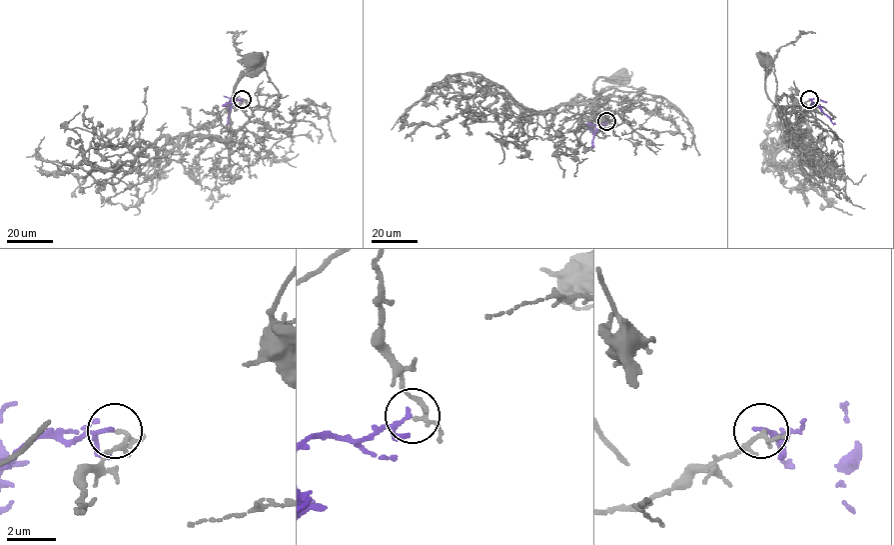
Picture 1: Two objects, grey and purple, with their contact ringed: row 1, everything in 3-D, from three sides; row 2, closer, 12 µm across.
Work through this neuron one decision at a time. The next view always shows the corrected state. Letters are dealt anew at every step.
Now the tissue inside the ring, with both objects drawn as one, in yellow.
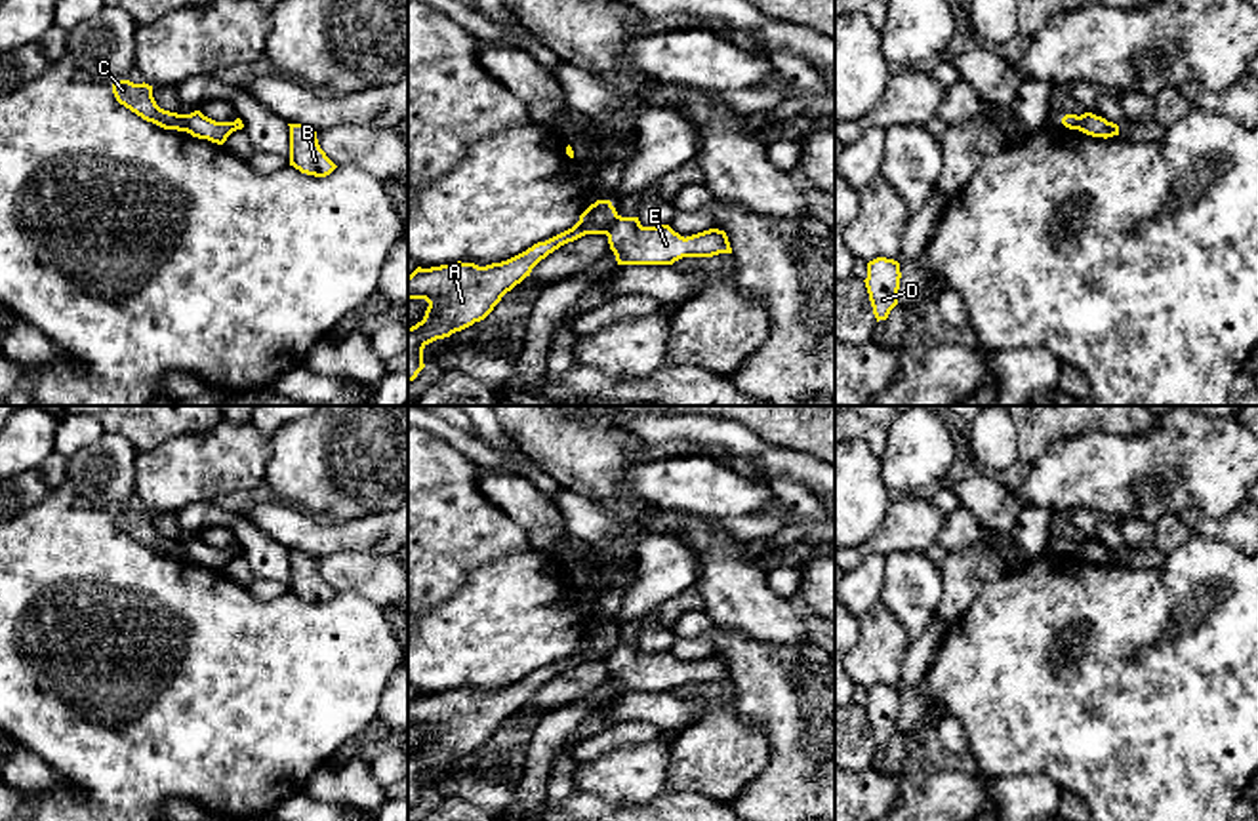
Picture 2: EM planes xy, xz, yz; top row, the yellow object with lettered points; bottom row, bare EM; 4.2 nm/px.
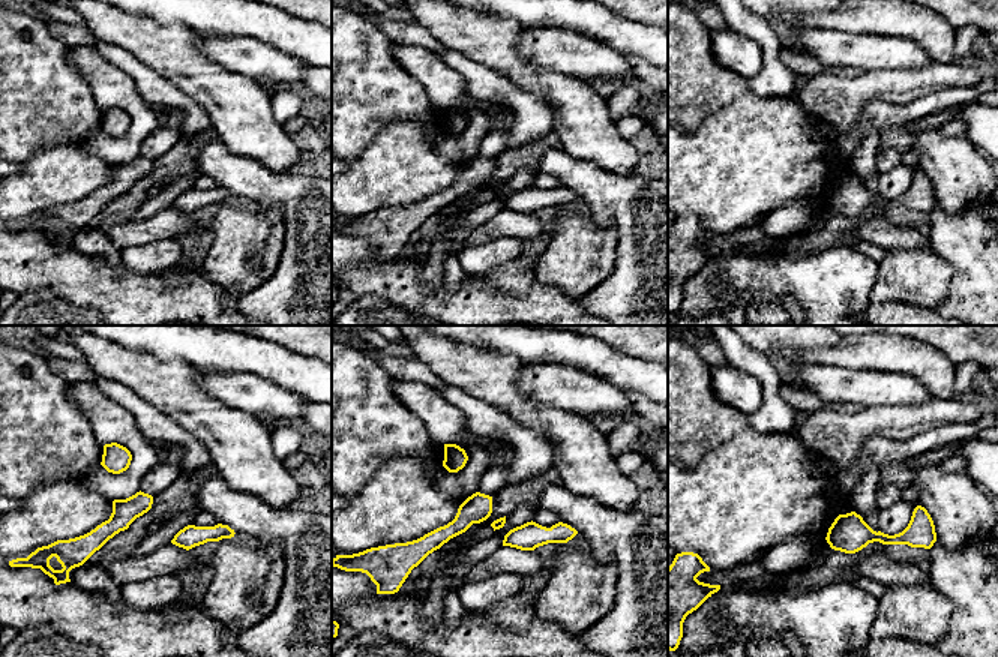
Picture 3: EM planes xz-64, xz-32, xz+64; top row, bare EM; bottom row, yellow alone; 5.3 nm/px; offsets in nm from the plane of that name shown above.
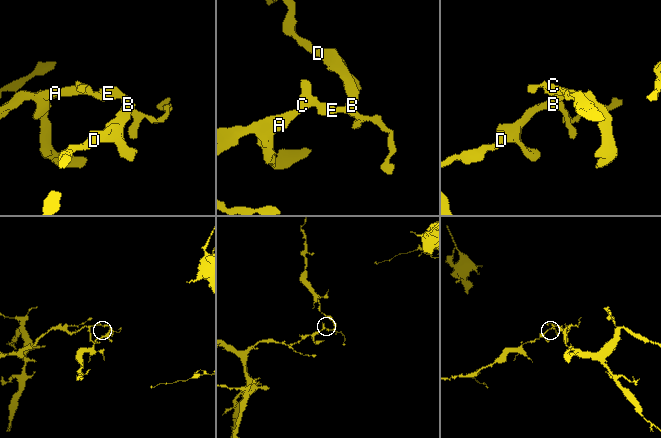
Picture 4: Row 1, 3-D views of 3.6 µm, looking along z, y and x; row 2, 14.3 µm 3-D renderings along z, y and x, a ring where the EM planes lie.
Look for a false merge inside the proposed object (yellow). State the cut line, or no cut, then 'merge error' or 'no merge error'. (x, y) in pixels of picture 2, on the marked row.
cut xz (618, 216), (605, 233); merge error

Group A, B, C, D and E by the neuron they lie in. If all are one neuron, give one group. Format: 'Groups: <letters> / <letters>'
Groups: A C / B D E

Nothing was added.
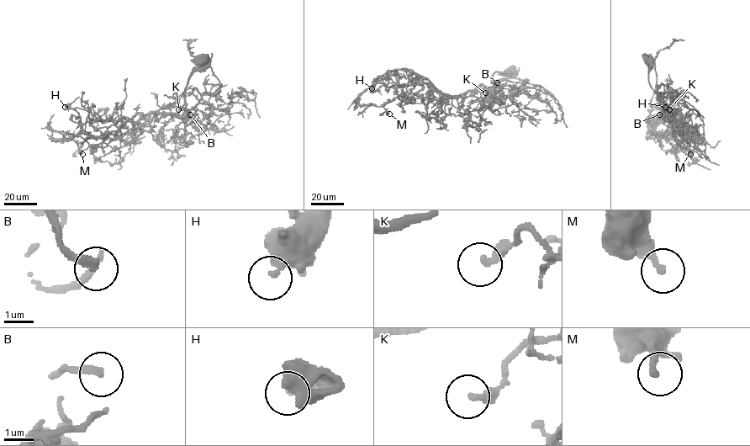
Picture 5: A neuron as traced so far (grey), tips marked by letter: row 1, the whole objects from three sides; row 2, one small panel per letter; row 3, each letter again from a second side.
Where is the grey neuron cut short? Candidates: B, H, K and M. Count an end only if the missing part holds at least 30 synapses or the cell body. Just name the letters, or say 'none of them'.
B

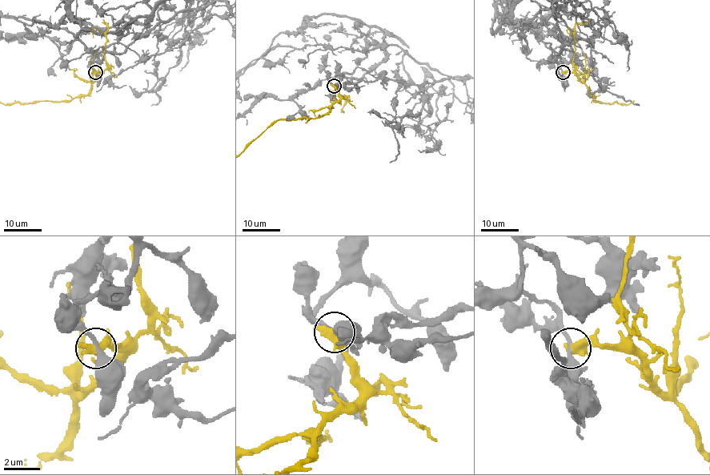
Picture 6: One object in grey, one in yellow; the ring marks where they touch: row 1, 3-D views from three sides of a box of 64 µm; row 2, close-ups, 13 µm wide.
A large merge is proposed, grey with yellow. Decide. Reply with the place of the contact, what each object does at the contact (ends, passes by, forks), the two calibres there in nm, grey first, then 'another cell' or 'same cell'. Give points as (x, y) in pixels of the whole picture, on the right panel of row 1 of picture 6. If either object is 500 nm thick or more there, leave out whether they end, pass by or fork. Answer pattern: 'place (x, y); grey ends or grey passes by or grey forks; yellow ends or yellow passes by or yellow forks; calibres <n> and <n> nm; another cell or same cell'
place (563, 72); calibres 260 and 600 nm; another cell

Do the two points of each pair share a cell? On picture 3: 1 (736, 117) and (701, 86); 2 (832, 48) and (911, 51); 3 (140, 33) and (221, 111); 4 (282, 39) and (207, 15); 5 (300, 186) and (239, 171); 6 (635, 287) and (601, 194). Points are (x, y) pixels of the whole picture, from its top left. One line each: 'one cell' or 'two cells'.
1: two cells
2: one cell
3: one cell
4: one cell
5: one cell
6: one cell

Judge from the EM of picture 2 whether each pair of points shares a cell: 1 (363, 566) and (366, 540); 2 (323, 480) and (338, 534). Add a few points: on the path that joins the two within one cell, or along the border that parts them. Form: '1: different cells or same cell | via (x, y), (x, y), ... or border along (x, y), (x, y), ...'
1: different cells | border along (387, 555), (332, 551), (321, 557)
2: different cells | border along (292, 505), (332, 519), (363, 519), (378, 513)

